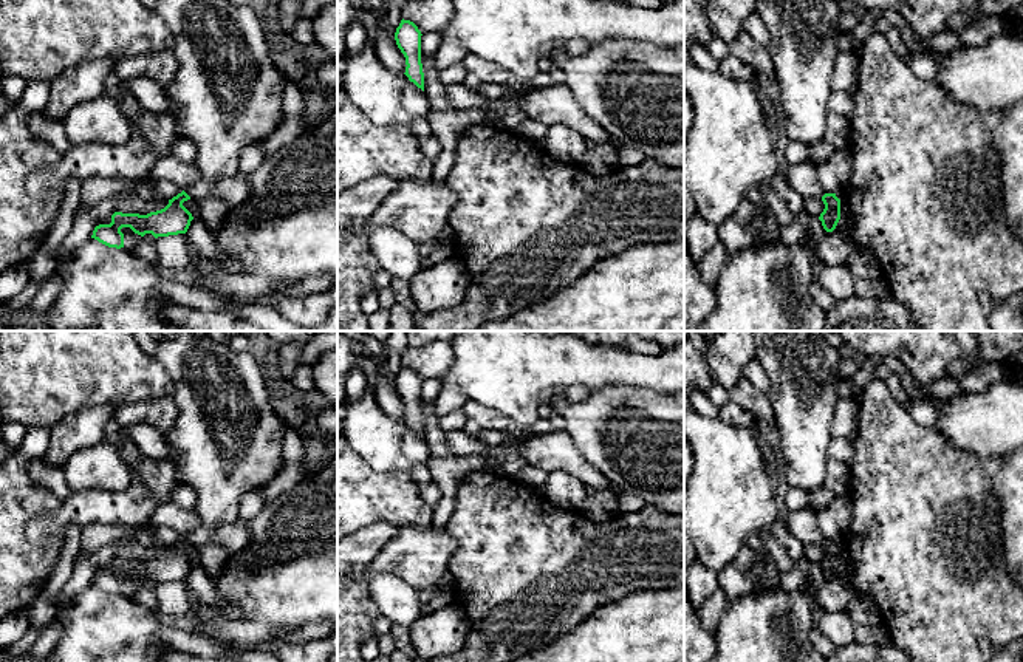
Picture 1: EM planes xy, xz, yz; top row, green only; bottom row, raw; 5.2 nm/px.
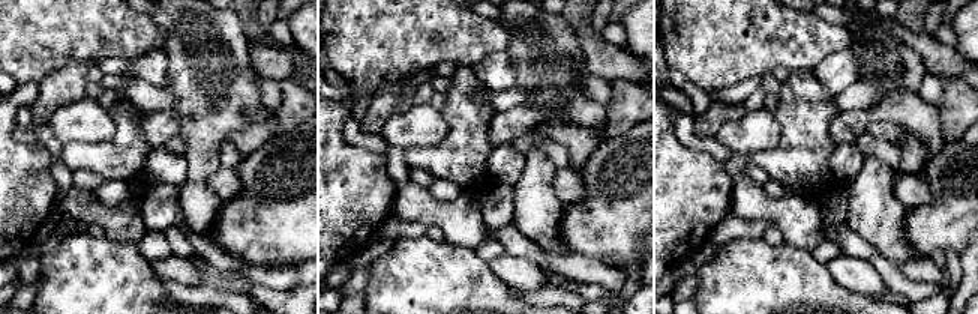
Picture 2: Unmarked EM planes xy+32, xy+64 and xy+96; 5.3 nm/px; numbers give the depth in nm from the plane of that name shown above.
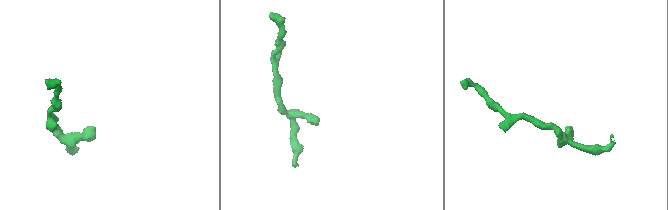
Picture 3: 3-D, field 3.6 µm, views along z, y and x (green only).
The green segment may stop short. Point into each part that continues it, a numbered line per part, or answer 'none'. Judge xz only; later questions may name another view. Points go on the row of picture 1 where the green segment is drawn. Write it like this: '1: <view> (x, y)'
none

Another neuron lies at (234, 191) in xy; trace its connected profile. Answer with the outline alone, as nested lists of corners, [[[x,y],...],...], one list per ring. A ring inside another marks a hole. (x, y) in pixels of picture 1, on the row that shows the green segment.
[[[203,175],[184,190],[192,200],[200,201],[206,196],[217,196],[231,207],[243,204],[251,196],[245,175],[235,175],[209,181]]]

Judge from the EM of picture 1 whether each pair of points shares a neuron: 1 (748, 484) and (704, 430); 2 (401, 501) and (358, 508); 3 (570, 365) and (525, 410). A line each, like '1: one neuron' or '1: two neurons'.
1: one neuron
2: one neuron
3: one neuron

